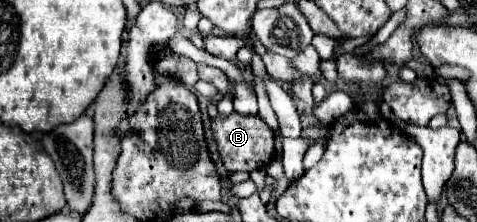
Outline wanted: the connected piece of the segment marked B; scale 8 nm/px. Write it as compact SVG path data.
M218 115L218 119L212 121L212 131L214 139L218 141L218 151L220 159L224 161L226 169L230 173L234 171L254 171L270 163L274 155L274 133L272 129L260 119L260 117L250 117L250 115Z

